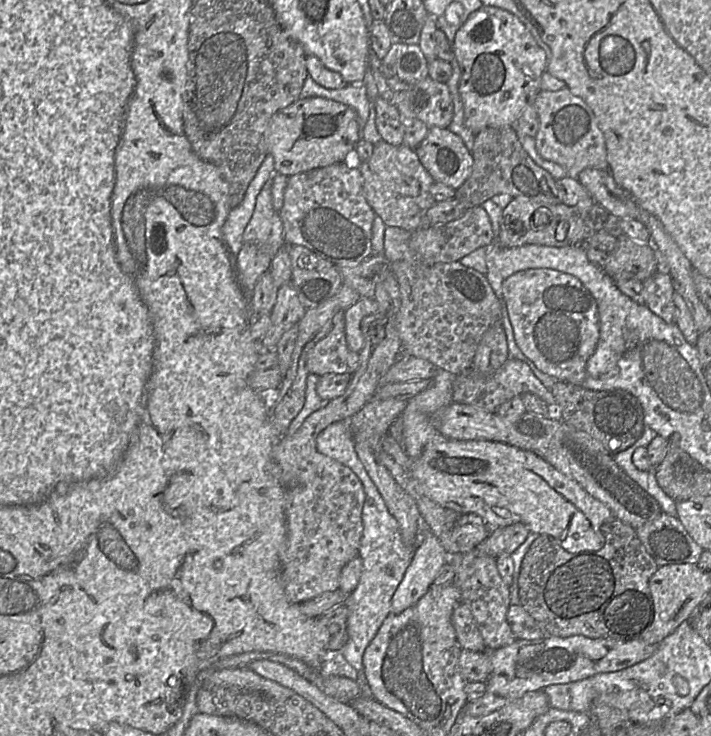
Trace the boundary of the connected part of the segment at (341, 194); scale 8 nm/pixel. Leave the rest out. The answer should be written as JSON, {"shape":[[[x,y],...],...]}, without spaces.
{"shape":[[[344,161],[290,176],[284,193],[283,206],[278,213],[283,224],[284,239],[287,245],[303,246],[335,267],[354,267],[372,256],[372,228],[376,214],[366,200],[364,180],[359,167],[349,167]]]}

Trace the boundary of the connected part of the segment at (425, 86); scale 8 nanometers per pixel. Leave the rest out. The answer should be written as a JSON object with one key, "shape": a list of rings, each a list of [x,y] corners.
{"shape":[[[429,76],[403,91],[395,91],[393,104],[401,112],[412,112],[429,127],[448,128],[453,119],[454,106],[447,83]]]}

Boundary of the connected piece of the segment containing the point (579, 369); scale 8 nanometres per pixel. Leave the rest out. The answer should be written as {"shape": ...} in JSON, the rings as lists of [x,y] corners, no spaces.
{"shape":[[[547,268],[522,270],[502,282],[502,300],[507,309],[514,340],[520,351],[541,372],[559,382],[582,386],[586,363],[599,339],[597,303],[591,293],[574,276]]]}

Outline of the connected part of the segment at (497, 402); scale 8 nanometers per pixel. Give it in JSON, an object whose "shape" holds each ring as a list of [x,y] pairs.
{"shape":[[[510,357],[500,368],[488,377],[471,377],[467,373],[457,375],[453,386],[453,402],[470,405],[495,413],[501,404],[515,396],[521,396],[524,393],[535,394],[548,404],[547,417],[551,419],[560,418],[560,408],[556,404],[550,390],[536,377],[527,363]]]}

